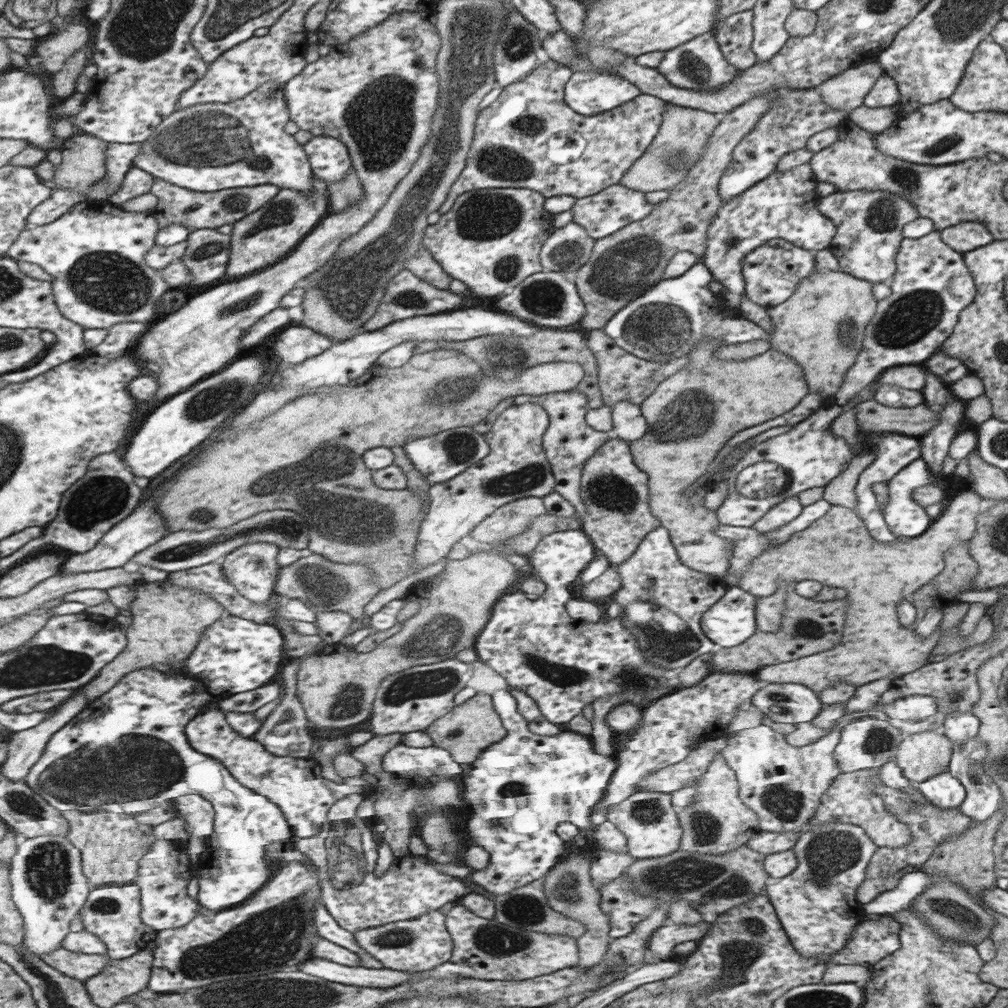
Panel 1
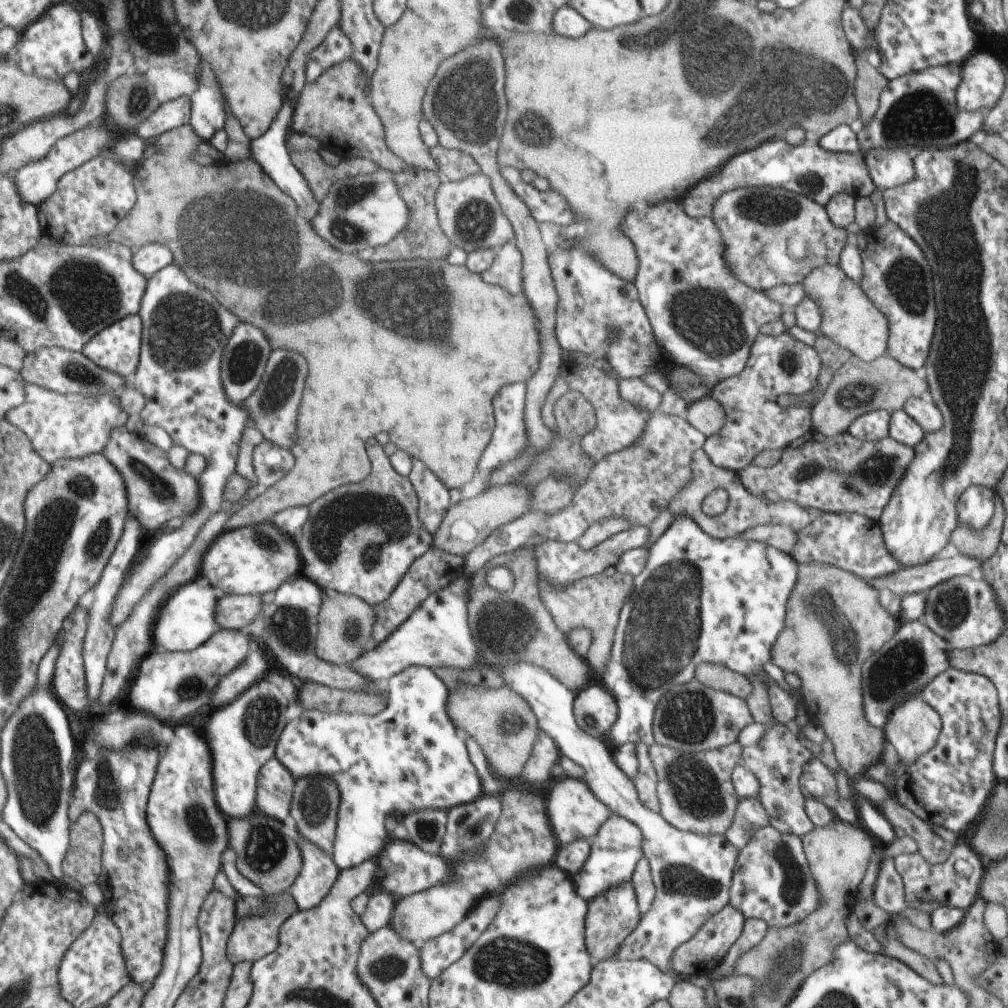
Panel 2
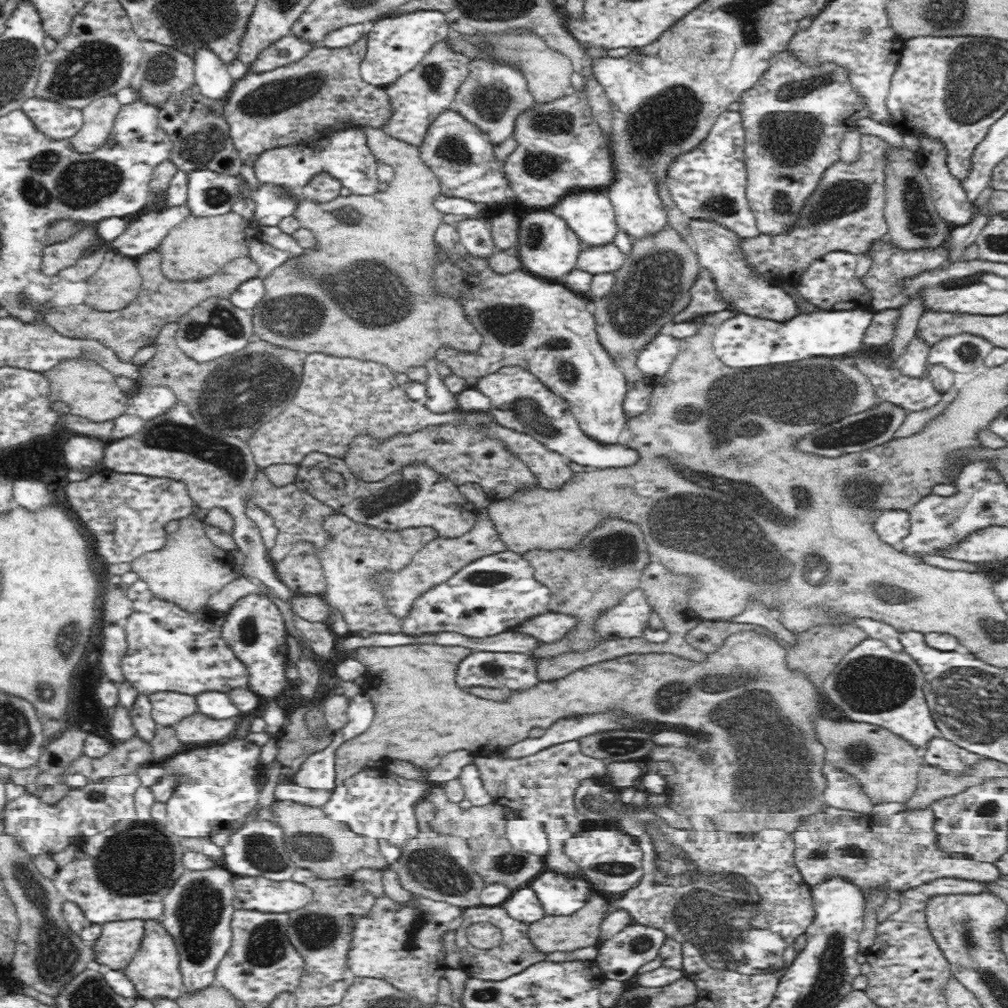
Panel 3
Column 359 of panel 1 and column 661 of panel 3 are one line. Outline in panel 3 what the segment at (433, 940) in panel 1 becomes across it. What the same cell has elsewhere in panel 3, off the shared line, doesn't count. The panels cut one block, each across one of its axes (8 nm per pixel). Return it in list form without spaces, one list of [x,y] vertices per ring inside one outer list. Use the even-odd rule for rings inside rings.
[[[630,924],[626,926],[622,932],[618,932],[616,936],[612,936],[610,940],[604,942],[602,950],[598,950],[598,966],[602,968],[602,972],[606,974],[608,980],[620,980],[620,982],[626,982],[630,980],[640,966],[648,964],[648,962],[654,962],[656,958],[660,958],[660,950],[662,946],[666,944],[668,940],[668,934],[658,930],[658,928],[650,928],[650,926],[640,926],[640,924]]]

